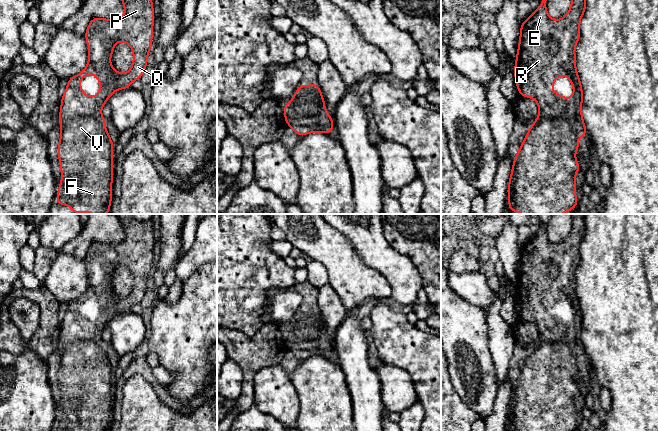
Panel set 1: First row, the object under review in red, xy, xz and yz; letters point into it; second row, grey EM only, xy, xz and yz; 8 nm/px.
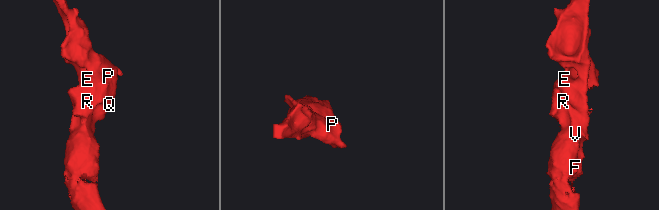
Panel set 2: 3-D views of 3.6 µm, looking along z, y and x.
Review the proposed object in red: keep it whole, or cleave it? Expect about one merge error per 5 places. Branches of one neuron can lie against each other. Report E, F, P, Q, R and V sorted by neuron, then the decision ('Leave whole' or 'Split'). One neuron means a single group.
Groups: E F P Q R V. Leave whole

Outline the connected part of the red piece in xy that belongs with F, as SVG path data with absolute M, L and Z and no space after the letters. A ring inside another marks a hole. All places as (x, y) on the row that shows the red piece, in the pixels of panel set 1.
M122 0L122 3L125 14L121 18L94 17L90 21L84 34L89 47L88 64L81 73L68 79L68 85L61 98L59 113L61 134L57 152L62 176L55 202L69 205L72 213L110 213L114 145L105 128L106 121L101 110L115 91L130 88L134 80L140 80L147 67L155 18L153 2L152 0ZM119 41L126 42L133 50L133 64L125 74L120 74L110 63L114 46ZM92 74L100 83L100 90L95 97L86 95L80 87L80 81L86 75Z

